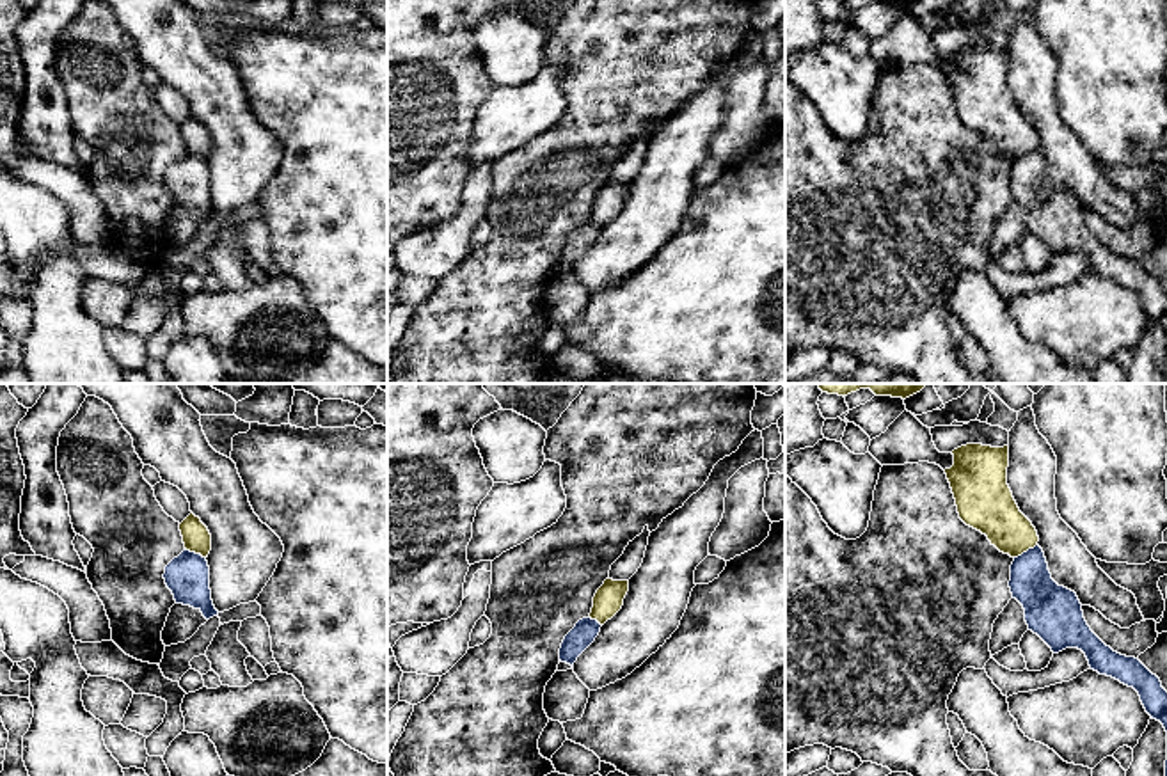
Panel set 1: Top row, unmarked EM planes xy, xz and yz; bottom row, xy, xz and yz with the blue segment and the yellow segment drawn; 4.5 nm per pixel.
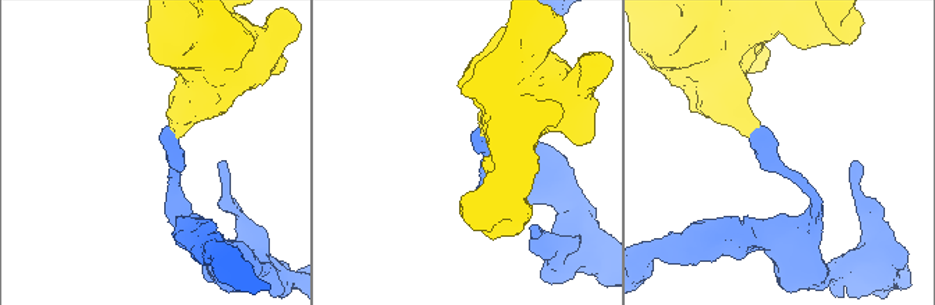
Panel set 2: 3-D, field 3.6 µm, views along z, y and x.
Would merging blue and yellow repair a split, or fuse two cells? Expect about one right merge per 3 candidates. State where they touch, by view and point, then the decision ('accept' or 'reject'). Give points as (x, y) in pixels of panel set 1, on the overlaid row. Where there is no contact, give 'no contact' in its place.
meets blue in yz at (1027, 551); reject

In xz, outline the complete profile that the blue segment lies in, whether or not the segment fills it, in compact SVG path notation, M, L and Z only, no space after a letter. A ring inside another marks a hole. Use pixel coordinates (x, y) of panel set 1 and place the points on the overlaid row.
M583 618L576 627L565 636L560 648L560 661L574 668L577 657L595 641L600 632L600 623L597 620Z

